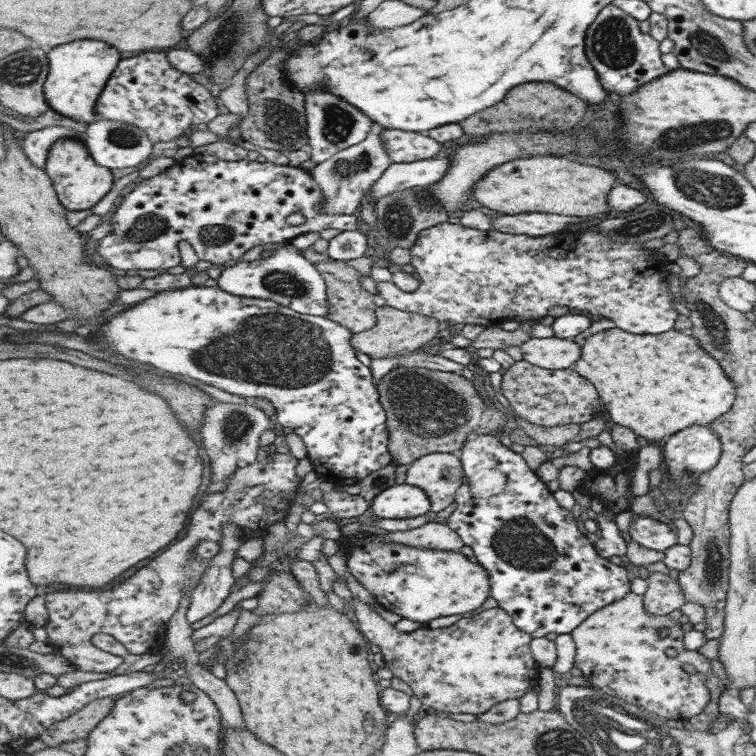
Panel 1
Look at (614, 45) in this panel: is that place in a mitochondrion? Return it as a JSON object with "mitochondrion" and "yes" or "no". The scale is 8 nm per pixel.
{"mitochondrion":"yes"}

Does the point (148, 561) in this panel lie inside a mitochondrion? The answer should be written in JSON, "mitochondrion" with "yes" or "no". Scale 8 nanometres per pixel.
{"mitochondrion":"no"}

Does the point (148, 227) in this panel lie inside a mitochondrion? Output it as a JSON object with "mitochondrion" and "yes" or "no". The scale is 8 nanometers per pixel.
{"mitochondrion":"yes"}

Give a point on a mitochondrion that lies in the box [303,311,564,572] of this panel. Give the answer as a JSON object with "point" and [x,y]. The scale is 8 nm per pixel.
{"point":[423,406]}

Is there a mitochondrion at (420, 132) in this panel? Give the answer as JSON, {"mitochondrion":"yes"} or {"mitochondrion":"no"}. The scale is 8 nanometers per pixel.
{"mitochondrion":"no"}

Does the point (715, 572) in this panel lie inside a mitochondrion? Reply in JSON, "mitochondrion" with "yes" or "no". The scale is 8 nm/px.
{"mitochondrion":"yes"}

